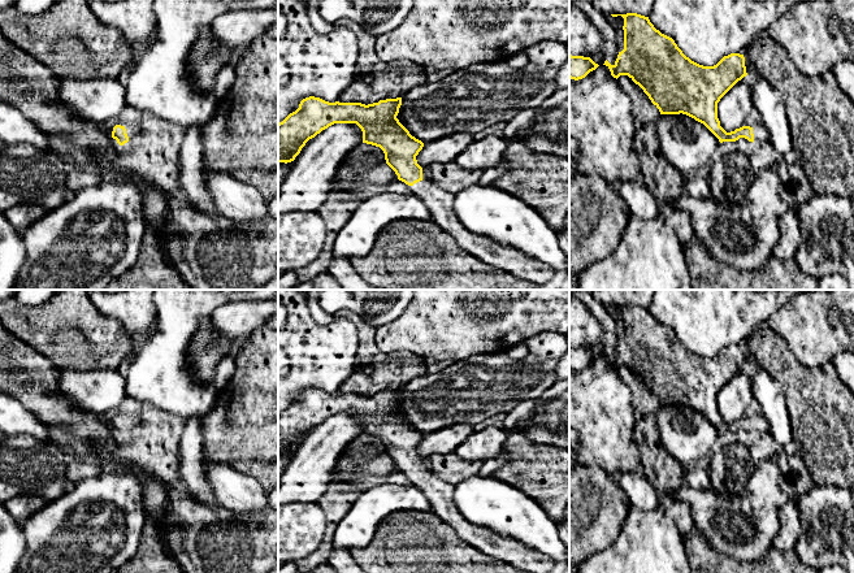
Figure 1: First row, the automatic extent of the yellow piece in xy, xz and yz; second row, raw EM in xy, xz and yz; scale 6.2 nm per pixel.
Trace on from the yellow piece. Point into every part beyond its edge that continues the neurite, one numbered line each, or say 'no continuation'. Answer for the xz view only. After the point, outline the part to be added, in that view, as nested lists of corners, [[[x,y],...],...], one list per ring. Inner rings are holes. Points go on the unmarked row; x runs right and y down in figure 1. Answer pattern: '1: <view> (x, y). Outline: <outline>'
1: xz (441, 494). Outline: [[[422,470],[411,477],[429,499],[432,512],[448,524],[467,543],[487,556],[529,573],[550,573],[555,559],[525,544],[469,522],[454,502],[454,486]]]

